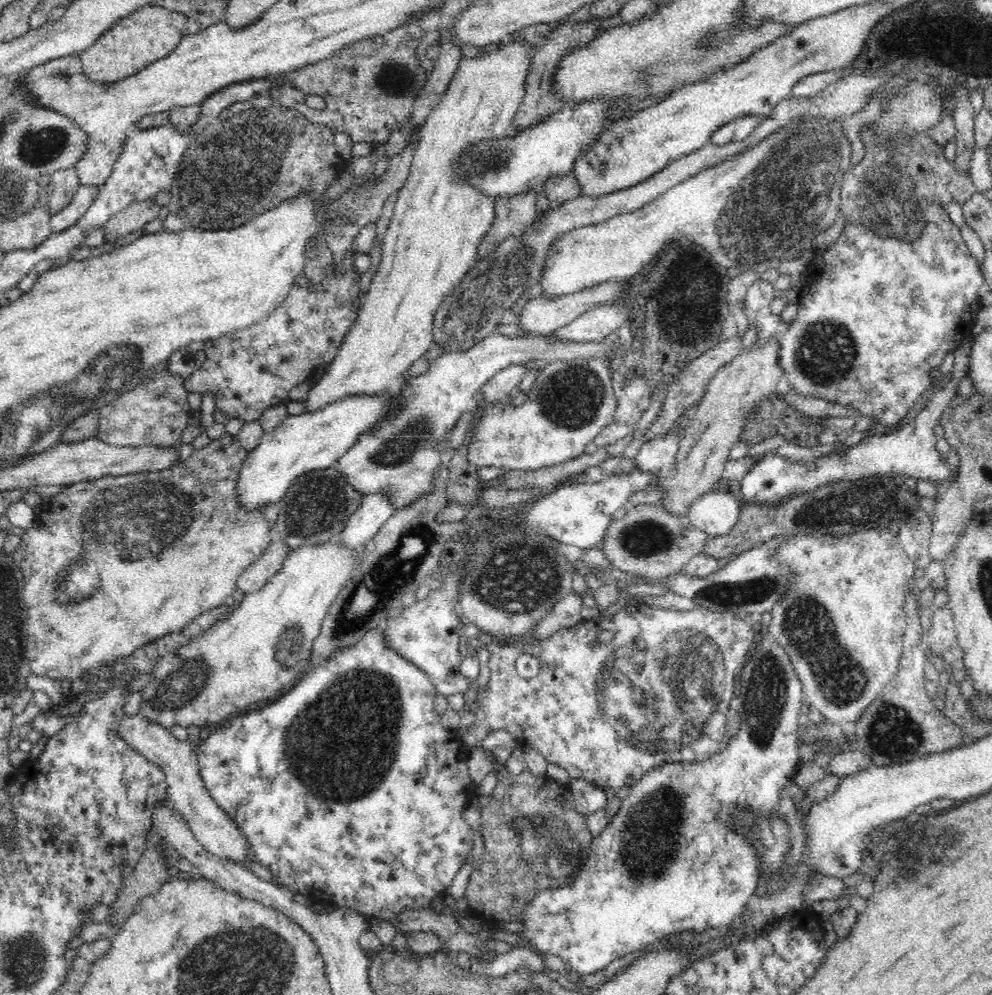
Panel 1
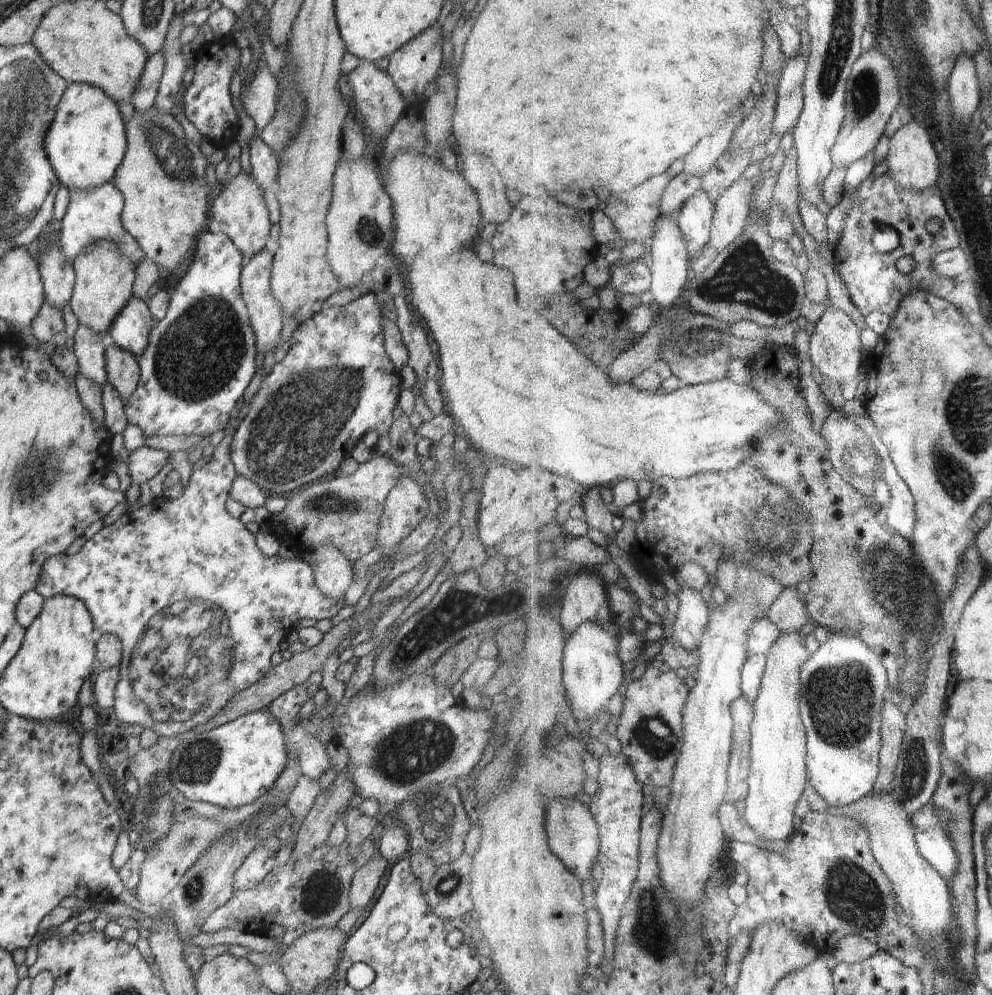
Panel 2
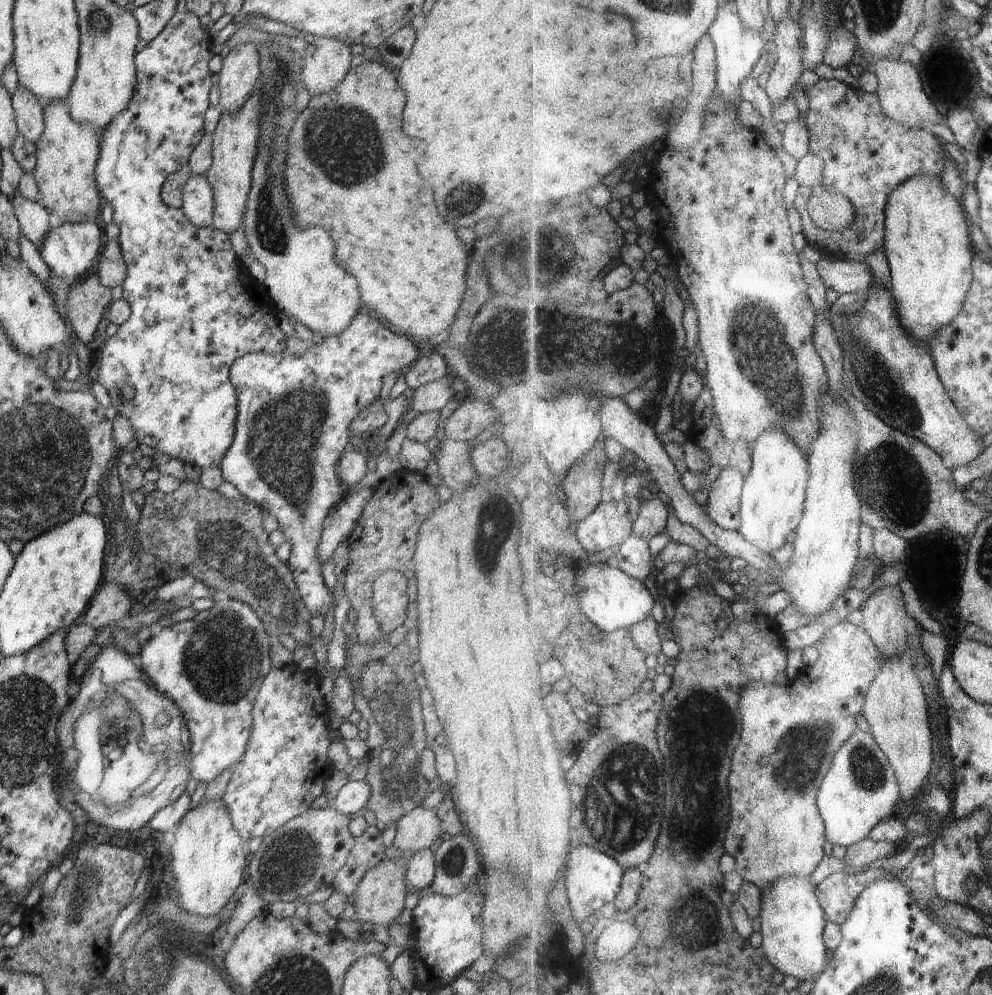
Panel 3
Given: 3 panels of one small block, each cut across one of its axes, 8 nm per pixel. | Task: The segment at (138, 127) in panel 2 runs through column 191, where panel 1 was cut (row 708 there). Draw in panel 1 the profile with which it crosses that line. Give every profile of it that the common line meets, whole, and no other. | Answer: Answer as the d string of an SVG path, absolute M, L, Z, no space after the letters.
M330 540L329 542L321 543L320 545L307 545L301 548L291 550L291 554L288 559L282 564L282 570L276 572L272 578L260 589L253 593L245 593L243 600L234 605L233 609L227 616L224 616L220 622L215 623L209 630L199 634L196 638L190 640L184 646L172 650L168 654L161 656L153 668L153 675L147 685L142 690L142 700L139 715L143 716L150 722L155 722L170 730L174 726L182 726L182 728L188 728L188 726L204 726L209 724L222 724L224 720L228 720L228 717L236 717L238 714L248 713L253 709L256 709L260 702L264 702L264 699L272 698L272 696L280 696L290 690L295 683L306 673L309 672L311 666L316 666L311 657L311 650L315 641L315 638L320 634L323 621L325 620L331 604L334 599L341 592L343 586L348 582L351 577L354 567L362 560L362 554L364 549L348 551L346 547L342 547L342 540Z

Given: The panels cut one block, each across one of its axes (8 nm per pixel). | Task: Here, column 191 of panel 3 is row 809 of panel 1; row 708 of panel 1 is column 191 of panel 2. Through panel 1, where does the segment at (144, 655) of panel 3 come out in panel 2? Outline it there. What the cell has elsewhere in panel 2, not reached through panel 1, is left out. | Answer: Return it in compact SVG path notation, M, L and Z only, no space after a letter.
M267 709L238 717L209 731L191 730L181 735L179 741L169 760L169 773L175 792L184 794L187 801L210 803L225 809L253 803L268 793L288 760L286 736L278 720Z

